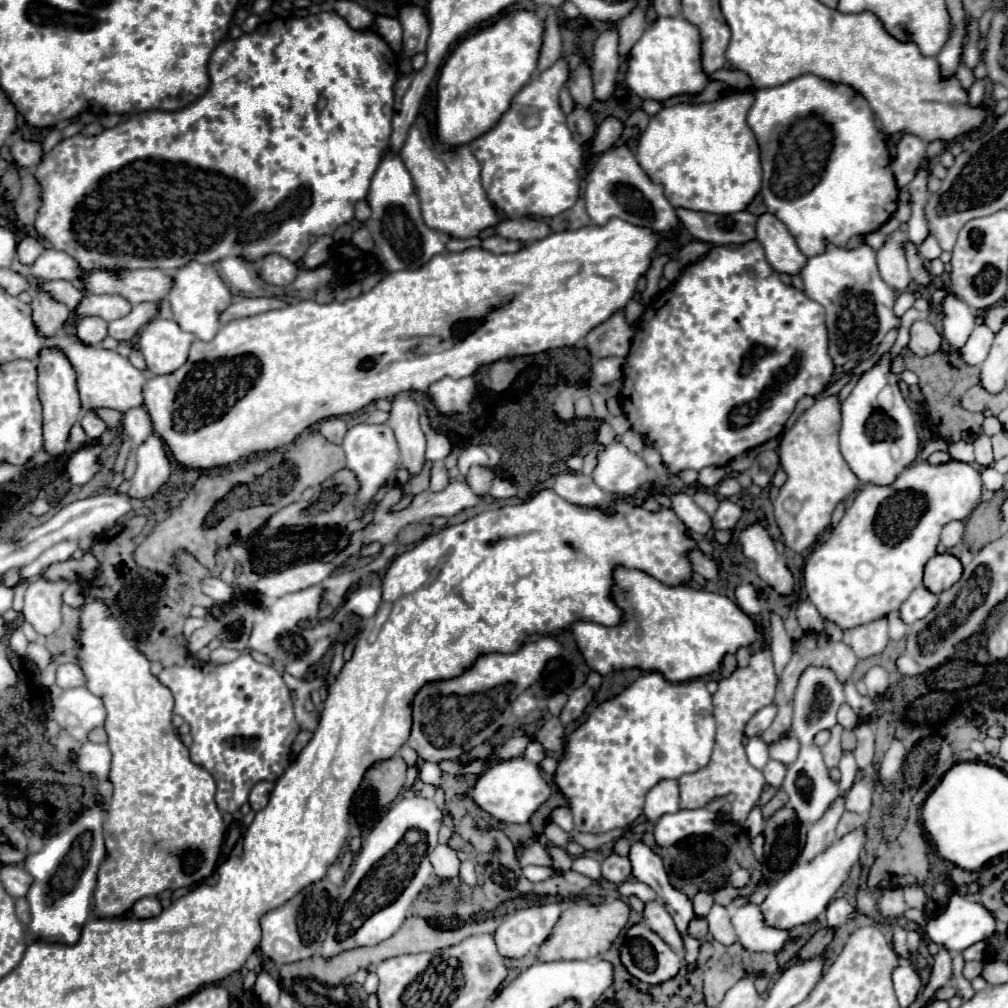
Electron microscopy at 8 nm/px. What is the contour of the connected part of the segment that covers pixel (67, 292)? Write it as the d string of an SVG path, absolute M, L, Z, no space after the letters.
M53 280L53 282L43 282L37 286L37 290L45 290L51 298L57 298L57 302L69 306L71 310L77 306L77 302L83 298L79 290L75 290L67 280Z

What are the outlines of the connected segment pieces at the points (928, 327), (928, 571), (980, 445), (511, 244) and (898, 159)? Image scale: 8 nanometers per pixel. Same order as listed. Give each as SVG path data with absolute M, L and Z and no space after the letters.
M917 320L911 326L911 340L909 340L909 352L913 356L931 356L935 352L939 352L941 346L941 336L937 332L937 328L929 322L929 320Z
M935 554L925 564L923 584L933 594L939 594L943 590L949 590L961 578L961 574L963 574L963 566L955 556L951 556L951 554Z
M979 436L975 442L973 442L973 446L975 446L975 462L979 464L979 466L983 466L983 468L987 468L987 466L991 466L995 460L993 460L993 450L991 450L991 438L989 436Z
M491 236L487 240L483 240L483 248L493 252L493 254L505 254L505 252L517 252L521 250L521 242L519 240L507 240L501 236Z
M903 134L901 142L897 144L897 156L893 160L893 174L897 186L907 186L915 178L921 162L925 162L925 146L927 144L921 138Z

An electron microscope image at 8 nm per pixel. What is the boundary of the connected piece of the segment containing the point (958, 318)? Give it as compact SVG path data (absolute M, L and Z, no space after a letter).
M947 292L939 308L943 314L943 334L949 340L949 344L955 350L959 350L975 328L975 316L969 310L969 306L961 302L953 292Z

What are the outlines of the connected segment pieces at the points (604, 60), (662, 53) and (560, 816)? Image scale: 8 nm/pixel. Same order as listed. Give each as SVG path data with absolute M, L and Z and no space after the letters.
M605 30L599 34L593 52L593 92L599 102L605 102L615 90L615 78L621 58L617 50L617 32Z
M657 18L631 48L627 62L629 72L625 82L629 90L643 100L651 98L663 102L681 94L699 94L709 82L709 76L701 70L699 30L685 18Z
M555 808L551 812L551 822L555 822L557 826L561 826L563 830L573 830L573 816L571 816L571 810L569 808Z

